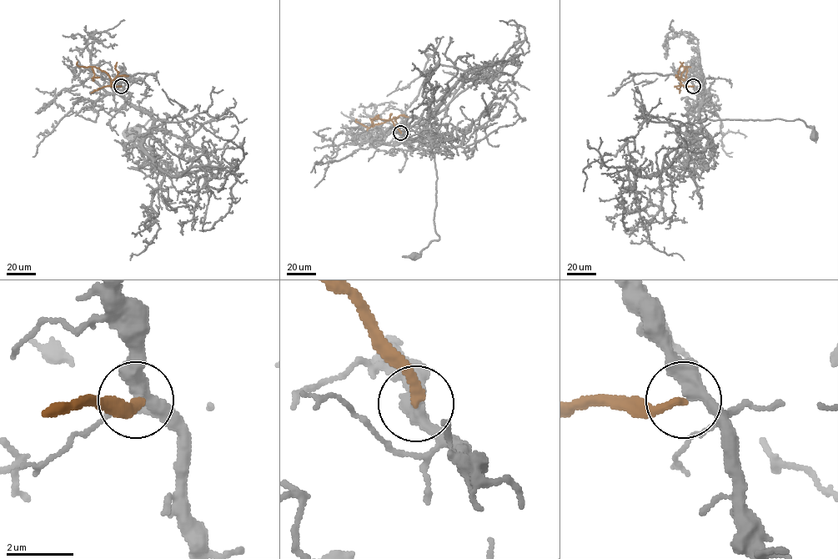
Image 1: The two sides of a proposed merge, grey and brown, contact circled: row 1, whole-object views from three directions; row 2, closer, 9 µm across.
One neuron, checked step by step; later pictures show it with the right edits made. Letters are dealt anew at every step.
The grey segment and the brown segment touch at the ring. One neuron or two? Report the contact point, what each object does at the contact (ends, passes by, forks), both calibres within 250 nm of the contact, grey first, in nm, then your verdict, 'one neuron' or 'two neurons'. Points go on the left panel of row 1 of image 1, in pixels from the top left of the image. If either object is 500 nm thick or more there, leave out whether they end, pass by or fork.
place (121, 86); grey passes by; brown ends; calibres 400 and 260 nm; two neurons

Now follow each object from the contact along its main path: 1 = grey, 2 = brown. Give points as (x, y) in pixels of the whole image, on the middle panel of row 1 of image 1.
1: (400, 133), (408, 141), (430, 139), (435, 144), (434, 224), (439, 239), (414, 256)
2: (400, 133), (389, 118), (372, 126), (373, 119), (378, 114)

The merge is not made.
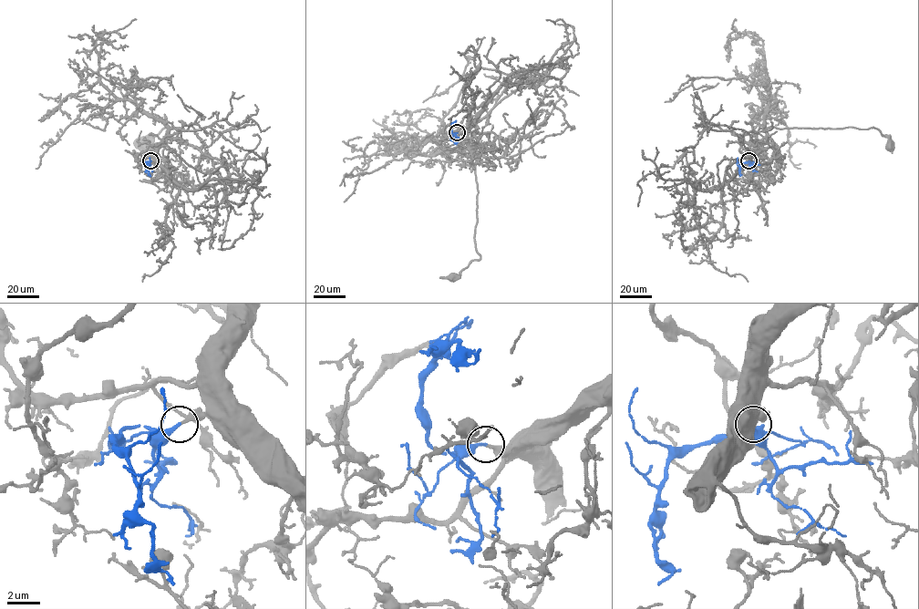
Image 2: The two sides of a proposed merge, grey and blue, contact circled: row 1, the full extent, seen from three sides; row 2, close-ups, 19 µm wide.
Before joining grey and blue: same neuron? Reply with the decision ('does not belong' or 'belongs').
belongs

